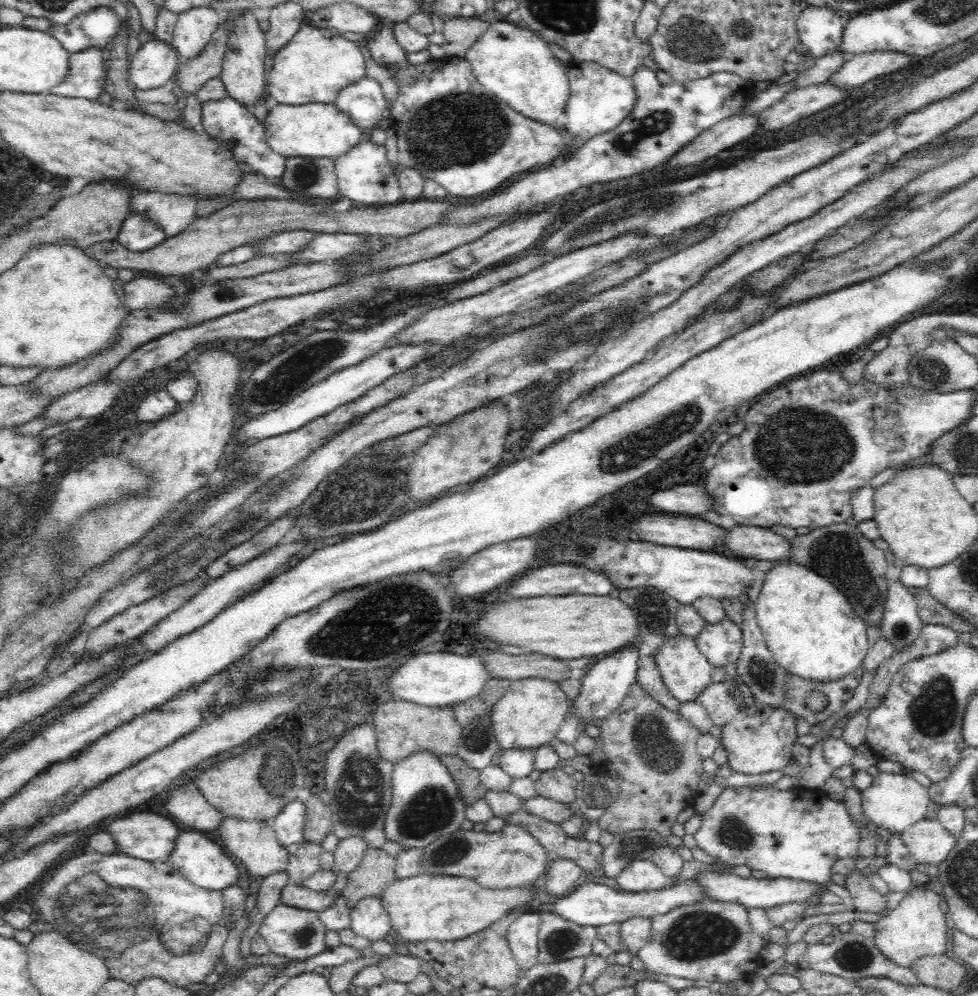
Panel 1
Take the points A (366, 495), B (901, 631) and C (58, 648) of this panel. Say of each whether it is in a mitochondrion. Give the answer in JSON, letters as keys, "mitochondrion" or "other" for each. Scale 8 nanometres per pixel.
{"A":"mitochondrion","B":"mitochondrion","C":"other"}

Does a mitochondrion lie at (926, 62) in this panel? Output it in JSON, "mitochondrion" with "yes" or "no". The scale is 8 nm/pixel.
{"mitochondrion":"no"}

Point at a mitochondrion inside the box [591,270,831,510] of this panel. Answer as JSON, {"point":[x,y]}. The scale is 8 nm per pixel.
{"point":[633,450]}

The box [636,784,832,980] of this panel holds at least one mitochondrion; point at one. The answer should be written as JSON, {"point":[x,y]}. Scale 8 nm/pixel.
{"point":[692,936]}

